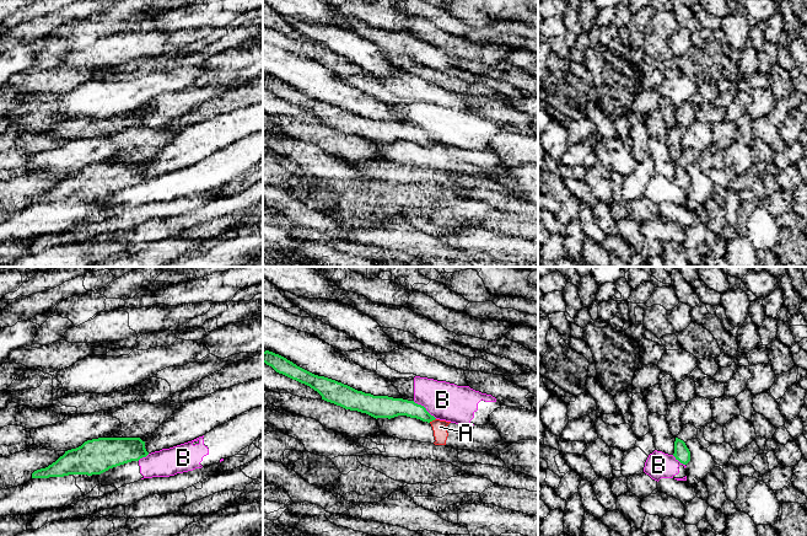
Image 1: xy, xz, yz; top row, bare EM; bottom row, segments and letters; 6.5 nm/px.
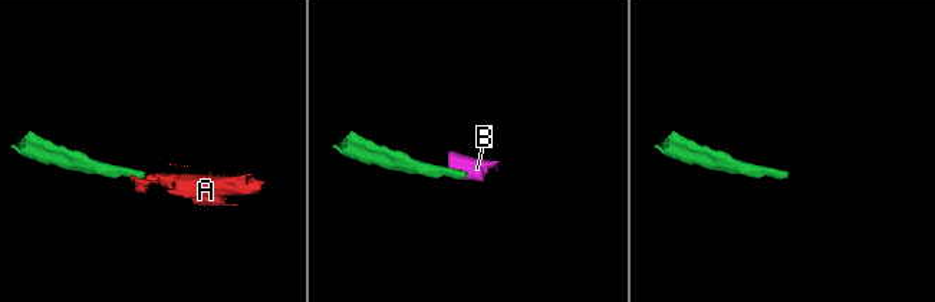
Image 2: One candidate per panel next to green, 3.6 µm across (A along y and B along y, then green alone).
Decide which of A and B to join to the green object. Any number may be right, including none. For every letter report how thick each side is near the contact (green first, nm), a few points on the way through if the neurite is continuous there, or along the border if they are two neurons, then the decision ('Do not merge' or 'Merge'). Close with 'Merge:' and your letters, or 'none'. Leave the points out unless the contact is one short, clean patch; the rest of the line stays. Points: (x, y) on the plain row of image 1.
A: Thickness 120 nm (green) against 100 nm. Path across: xz (396, 132), (418, 135), (431, 145), (440, 151). Merge
B: Thickness 140 nm (green) against 240 nm. Boundary: xz (413, 126), (421, 129), (436, 143). Do not merge
Merge: A

